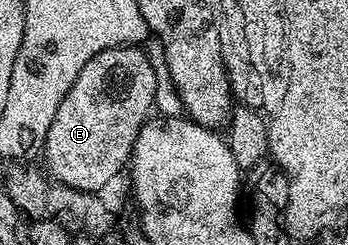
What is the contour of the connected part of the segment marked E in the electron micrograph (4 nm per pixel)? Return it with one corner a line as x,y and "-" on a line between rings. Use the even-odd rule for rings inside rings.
142,46
114,47
97,53
97,57
93,57
93,61
88,61
85,69
77,73
77,81
73,81
69,93
65,93
61,105
57,105
53,125
49,125
49,133
41,152
42,158
47,158
46,174
56,184
75,187
84,193
102,192
102,187
109,186
118,177
119,170
128,166
139,130
152,114
156,93
157,76

